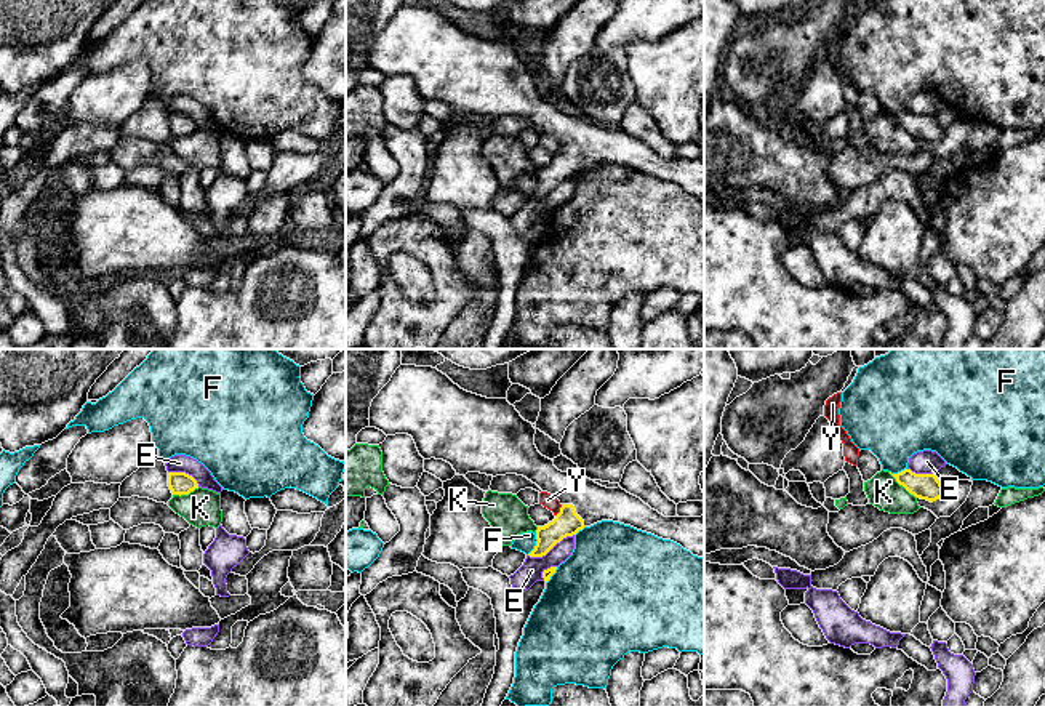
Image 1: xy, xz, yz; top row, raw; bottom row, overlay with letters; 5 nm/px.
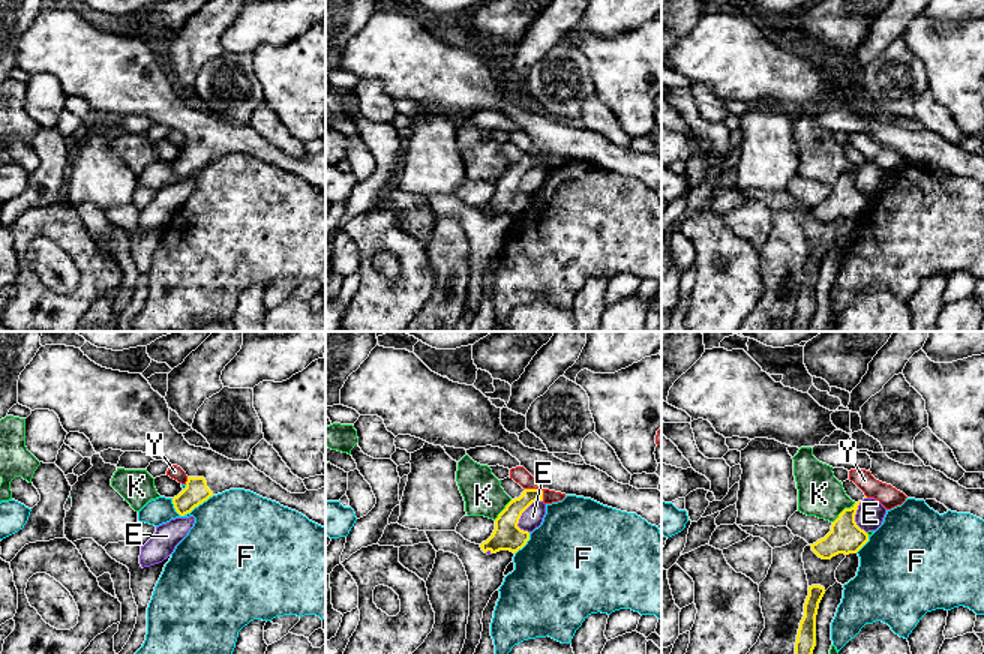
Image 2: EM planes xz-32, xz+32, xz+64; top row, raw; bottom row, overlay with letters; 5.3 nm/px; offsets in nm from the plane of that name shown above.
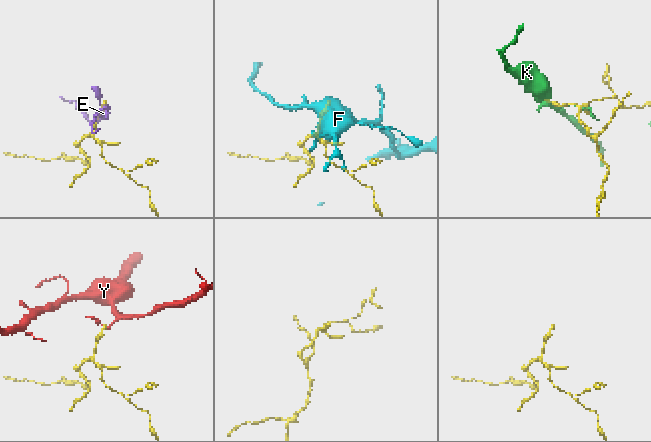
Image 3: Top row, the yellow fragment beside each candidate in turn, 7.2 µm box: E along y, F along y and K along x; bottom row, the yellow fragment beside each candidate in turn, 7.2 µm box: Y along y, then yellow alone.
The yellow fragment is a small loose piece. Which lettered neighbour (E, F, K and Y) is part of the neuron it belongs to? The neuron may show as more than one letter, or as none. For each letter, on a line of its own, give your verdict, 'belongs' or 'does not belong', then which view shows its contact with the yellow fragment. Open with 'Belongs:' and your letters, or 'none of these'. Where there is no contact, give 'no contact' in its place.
Belongs: none of these
E: does not belong; meets yellow in xz
F: does not belong; meets yellow in xz
K: does not belong; meets yellow in yz
Y: does not belong; meets yellow in xz

